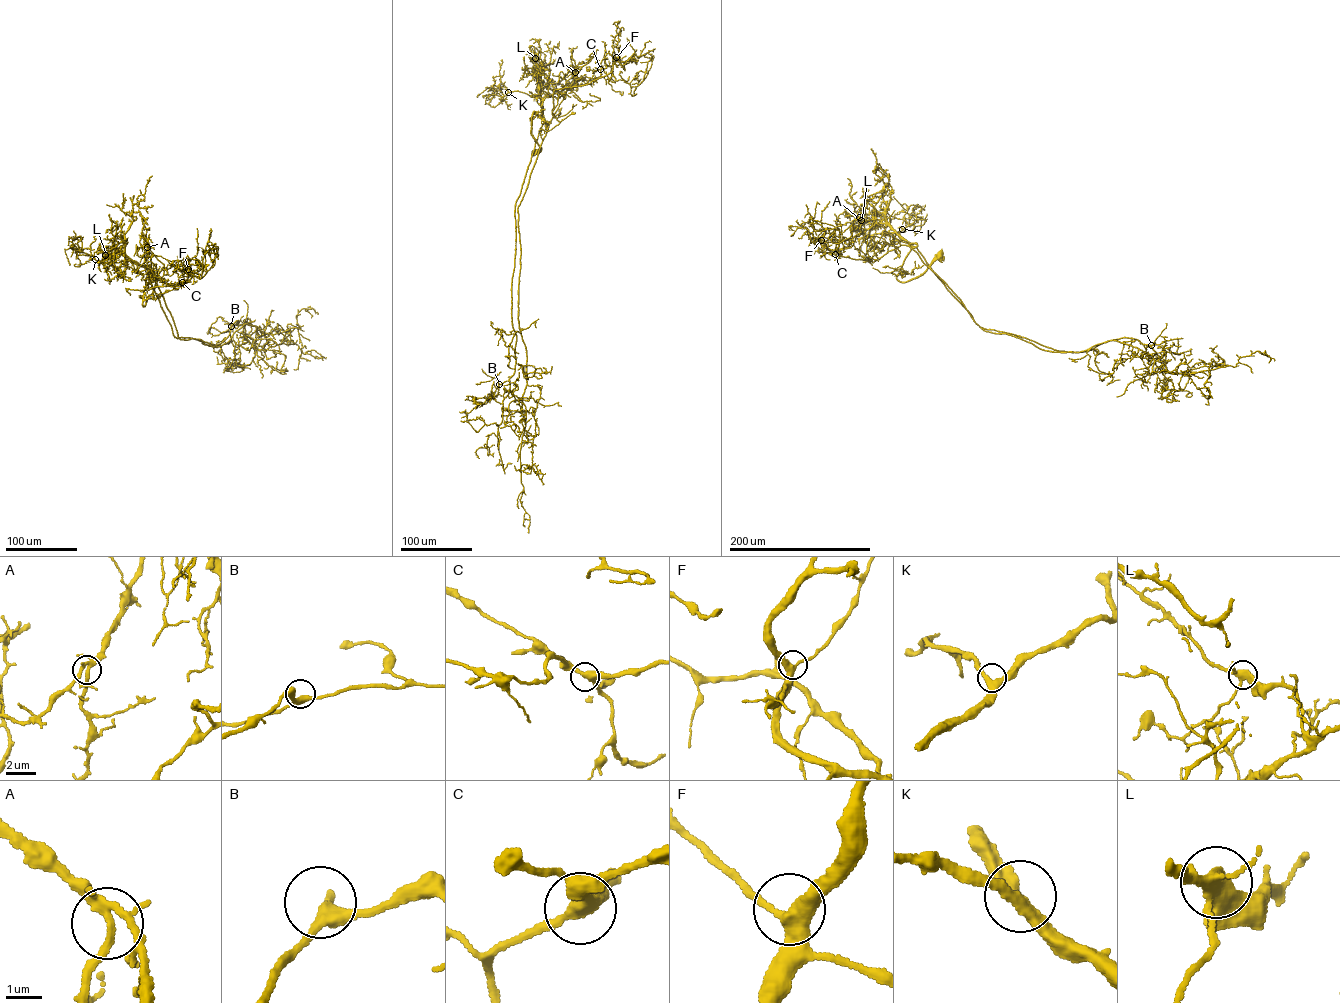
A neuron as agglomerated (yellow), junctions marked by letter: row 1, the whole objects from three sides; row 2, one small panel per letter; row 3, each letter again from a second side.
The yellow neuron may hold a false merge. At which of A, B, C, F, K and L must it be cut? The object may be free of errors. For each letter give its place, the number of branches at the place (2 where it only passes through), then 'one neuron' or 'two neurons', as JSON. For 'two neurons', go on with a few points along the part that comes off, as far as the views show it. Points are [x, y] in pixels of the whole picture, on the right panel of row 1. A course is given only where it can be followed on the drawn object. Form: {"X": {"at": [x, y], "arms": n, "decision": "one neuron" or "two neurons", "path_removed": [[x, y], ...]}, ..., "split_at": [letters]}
{"A": {"at": [859, 217], "arms": 5, "decision": "one neuron"}, "B": {"at": [1151, 345], "arms": 3, "decision": "one neuron"}, "C": {"at": [835, 254], "arms": 3, "decision": "one neuron"}, "F": {"at": [821, 240], "arms": 3, "decision": "one neuron"}, "K": {"at": [902, 229], "arms": 3, "decision": "one neuron"}, "L": {"at": [861, 220], "arms": 4, "decision": "one neuron"}, "split_at": []}

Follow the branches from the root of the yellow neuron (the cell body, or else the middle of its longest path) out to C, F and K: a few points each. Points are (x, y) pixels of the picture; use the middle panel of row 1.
C: (536, 151), (541, 149), (531, 134), (533, 111), (548, 126), (554, 90), (589, 84), (601, 76), (600, 69)
F: (536, 151), (541, 149), (531, 134), (533, 111), (548, 126), (554, 90), (587, 84), (606, 76), (616, 57)
K: (536, 151), (541, 149), (531, 134), (531, 114), (534, 111), (545, 123), (542, 107), (532, 96), (508, 92)

